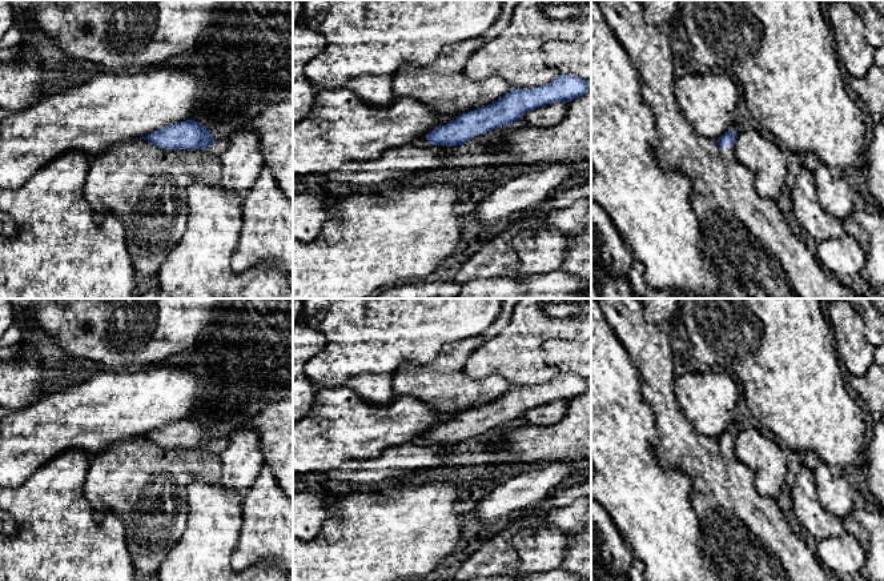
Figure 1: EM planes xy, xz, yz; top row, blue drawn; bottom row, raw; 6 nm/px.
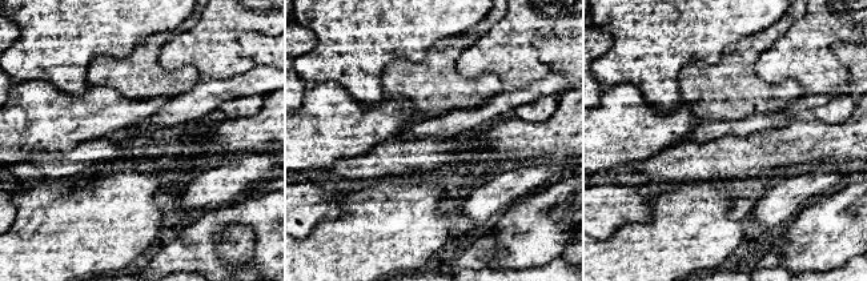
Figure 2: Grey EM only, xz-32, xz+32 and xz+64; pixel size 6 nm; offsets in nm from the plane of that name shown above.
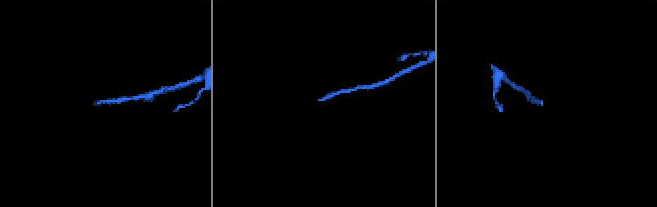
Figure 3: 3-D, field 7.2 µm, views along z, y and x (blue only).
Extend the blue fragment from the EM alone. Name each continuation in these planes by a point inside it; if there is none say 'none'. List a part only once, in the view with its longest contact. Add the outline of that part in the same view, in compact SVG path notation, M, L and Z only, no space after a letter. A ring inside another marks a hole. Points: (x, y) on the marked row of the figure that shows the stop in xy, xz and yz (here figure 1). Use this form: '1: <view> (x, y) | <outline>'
1: yz (727, 153) | M730 145L730 147L724 148L724 149L722 149L720 153L722 153L722 159L726 163L734 163L734 161L736 161L735 145Z

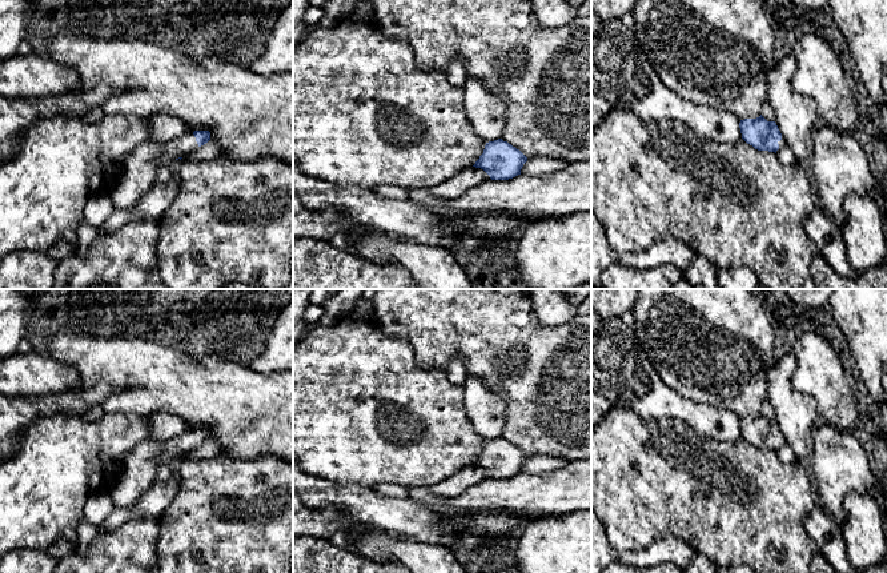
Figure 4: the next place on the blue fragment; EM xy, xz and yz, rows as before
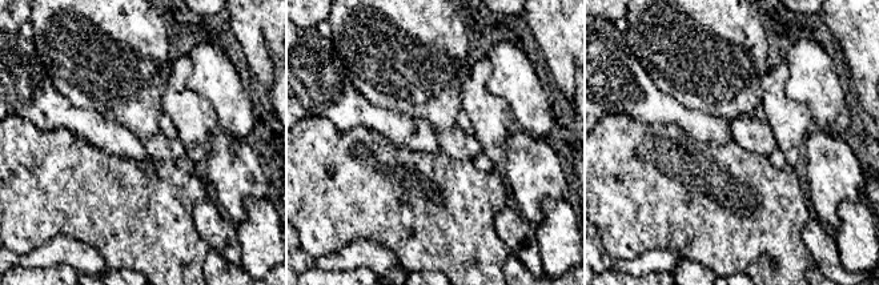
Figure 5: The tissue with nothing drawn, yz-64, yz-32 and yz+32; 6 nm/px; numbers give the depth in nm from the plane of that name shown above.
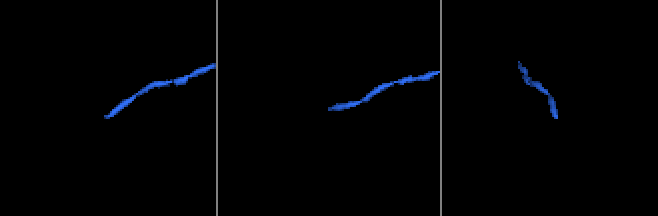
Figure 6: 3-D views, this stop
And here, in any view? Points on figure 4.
1: xy (137, 176) | M186 132L166 144L145 140L127 159L109 193L115 208L127 209L156 185L157 167L170 164L198 148L193 132Z

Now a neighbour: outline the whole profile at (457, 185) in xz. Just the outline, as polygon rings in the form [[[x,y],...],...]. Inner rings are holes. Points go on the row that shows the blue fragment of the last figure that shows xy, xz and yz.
[[[475,167],[465,168],[451,179],[428,188],[429,192],[441,199],[455,199],[462,196],[471,187],[485,181],[487,173]]]

